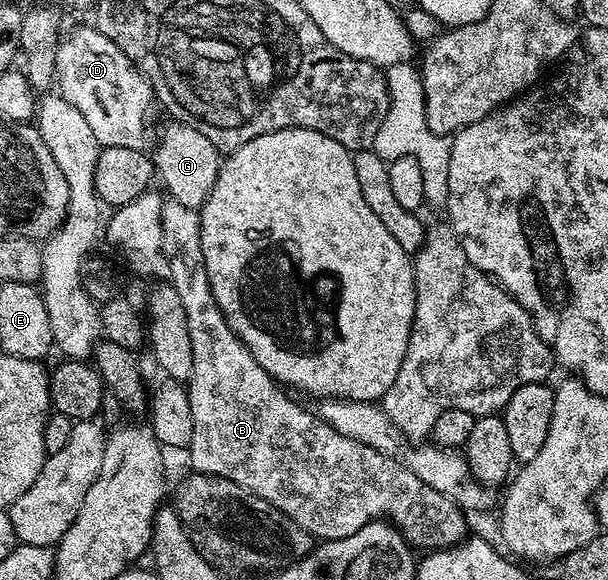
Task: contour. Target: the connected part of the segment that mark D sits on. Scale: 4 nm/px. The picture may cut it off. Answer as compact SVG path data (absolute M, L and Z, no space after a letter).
M94 25L75 26L58 40L55 62L57 93L85 116L100 147L133 148L146 151L152 145L151 109L157 99L151 82Z

